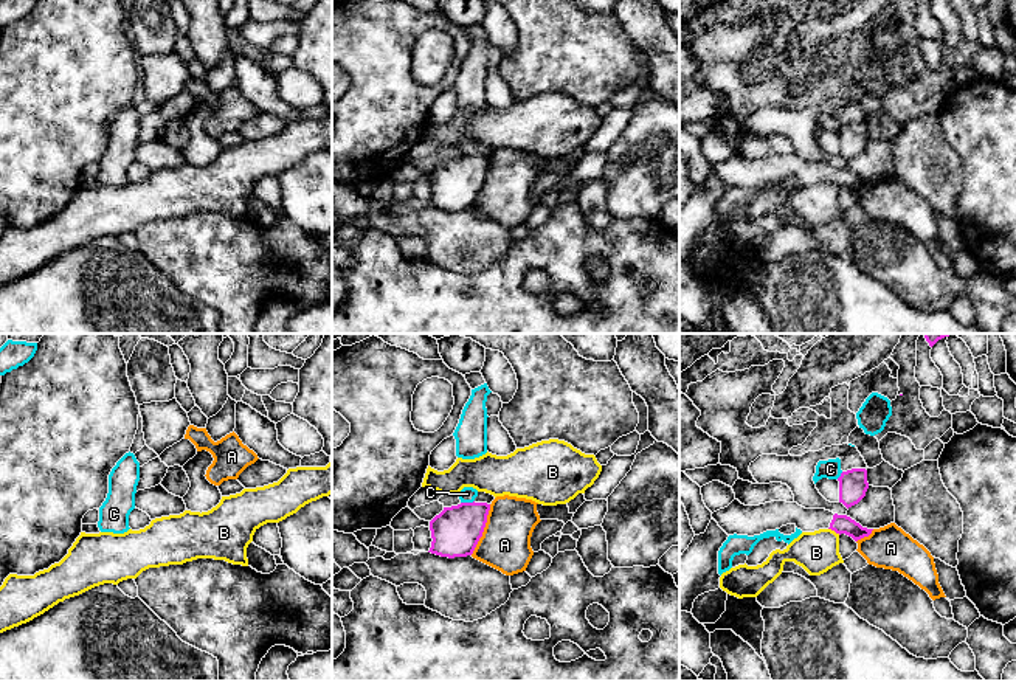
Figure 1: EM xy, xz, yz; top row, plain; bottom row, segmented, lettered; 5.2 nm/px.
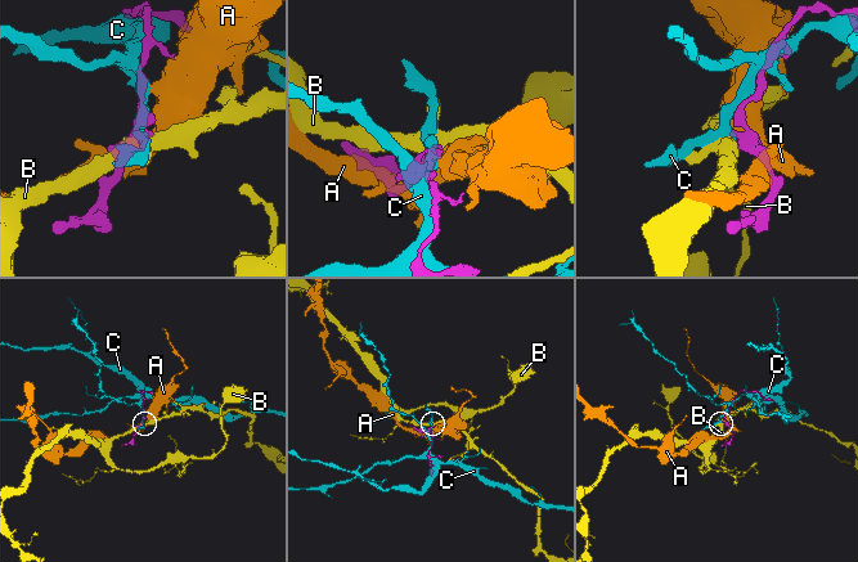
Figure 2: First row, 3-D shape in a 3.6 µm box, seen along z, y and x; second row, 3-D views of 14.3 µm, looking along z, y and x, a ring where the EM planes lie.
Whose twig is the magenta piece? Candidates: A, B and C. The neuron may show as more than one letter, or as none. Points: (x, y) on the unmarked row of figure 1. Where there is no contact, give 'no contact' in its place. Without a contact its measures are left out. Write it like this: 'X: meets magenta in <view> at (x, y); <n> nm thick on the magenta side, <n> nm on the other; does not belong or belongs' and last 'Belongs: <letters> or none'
A: meets magenta in xz at (483, 182); 260 nm thick on the magenta side, 260 nm on the other; does not belong
B: meets magenta in yz at (835, 183); 100 nm thick on the magenta side, 220 nm on the other; does not belong
C: meets magenta in xz at (467, 155); 260 nm thick on the magenta side, 80 nm on the other; does not belong
Belongs: none

